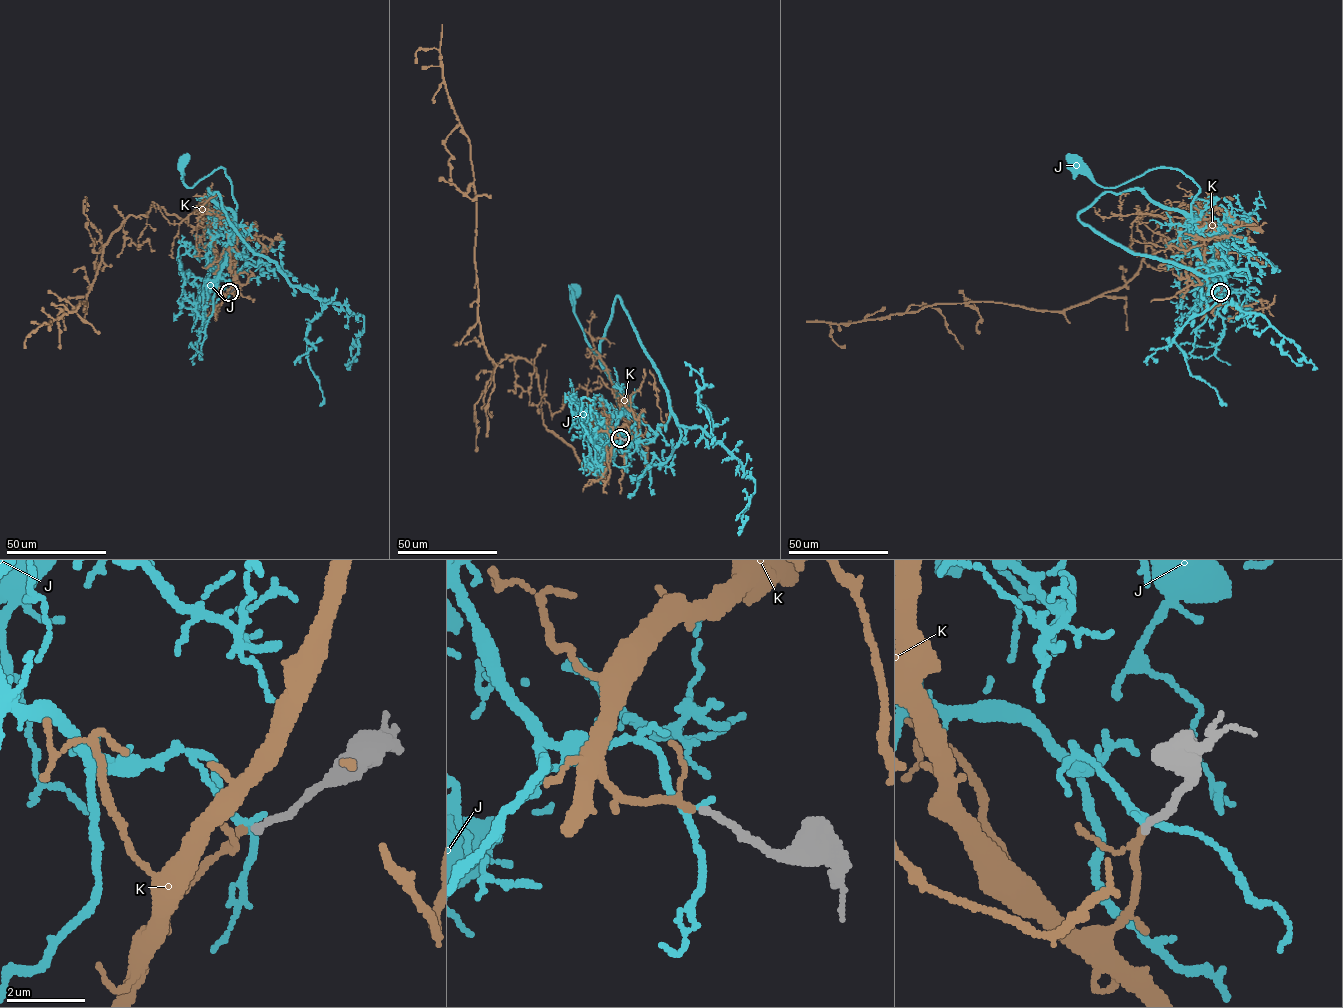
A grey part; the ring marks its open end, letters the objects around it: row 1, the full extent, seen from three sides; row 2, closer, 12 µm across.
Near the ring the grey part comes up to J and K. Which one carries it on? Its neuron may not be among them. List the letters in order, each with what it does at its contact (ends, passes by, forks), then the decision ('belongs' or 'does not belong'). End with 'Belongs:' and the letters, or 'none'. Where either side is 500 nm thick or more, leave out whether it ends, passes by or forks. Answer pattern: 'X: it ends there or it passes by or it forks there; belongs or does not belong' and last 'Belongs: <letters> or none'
J: it passes by; does not belong
K: it passes by; belongs
Belongs: K

